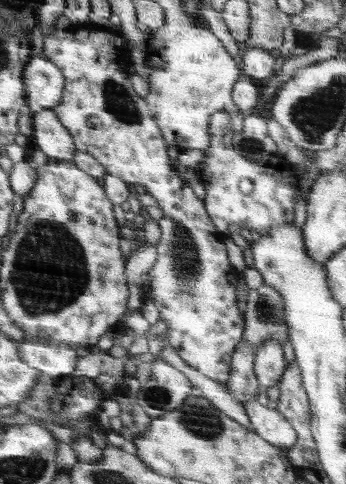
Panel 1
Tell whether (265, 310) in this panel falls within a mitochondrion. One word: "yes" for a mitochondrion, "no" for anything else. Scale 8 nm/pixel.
yes

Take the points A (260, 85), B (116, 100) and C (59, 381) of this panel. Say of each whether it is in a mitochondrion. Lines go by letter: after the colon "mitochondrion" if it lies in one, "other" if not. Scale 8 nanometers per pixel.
A: other
B: mitochondrion
C: other

